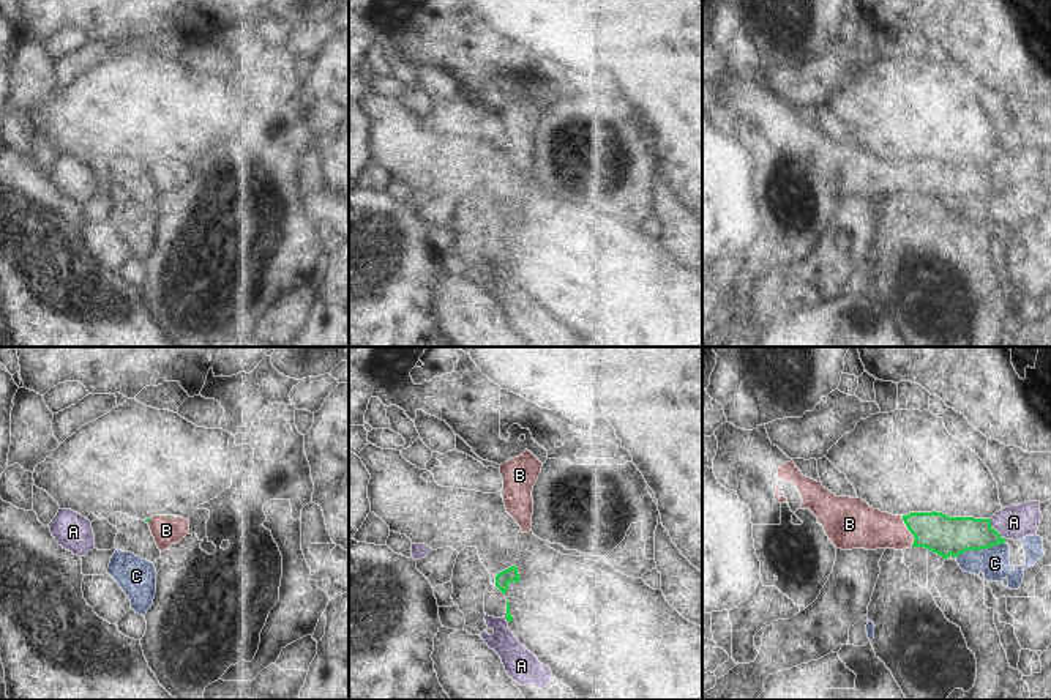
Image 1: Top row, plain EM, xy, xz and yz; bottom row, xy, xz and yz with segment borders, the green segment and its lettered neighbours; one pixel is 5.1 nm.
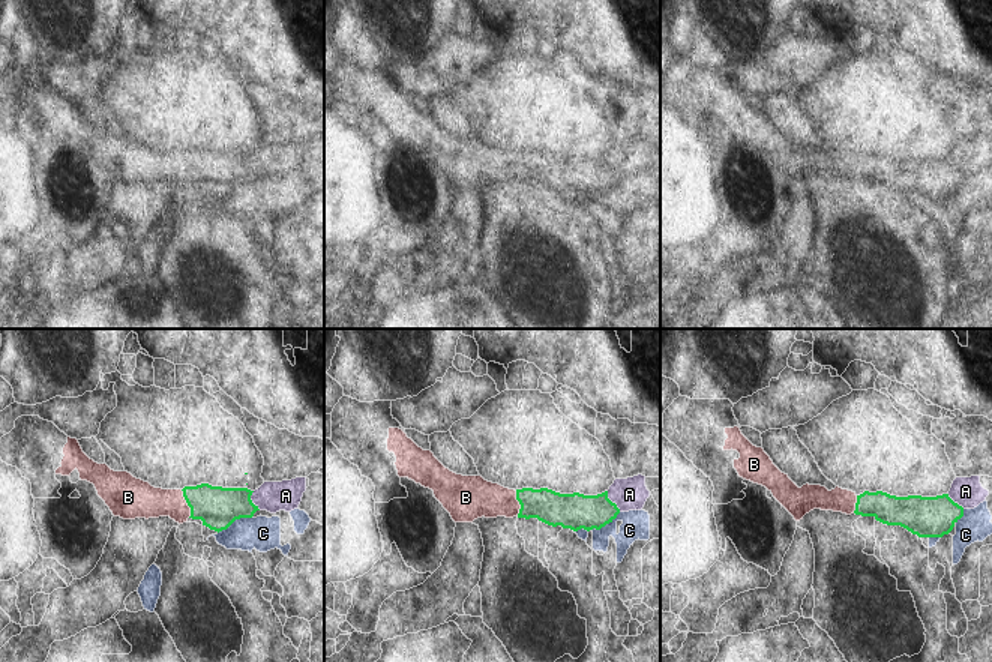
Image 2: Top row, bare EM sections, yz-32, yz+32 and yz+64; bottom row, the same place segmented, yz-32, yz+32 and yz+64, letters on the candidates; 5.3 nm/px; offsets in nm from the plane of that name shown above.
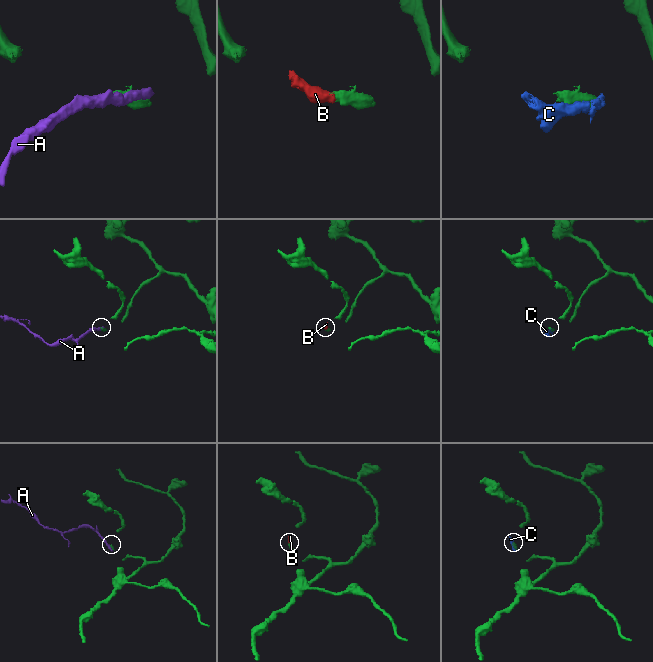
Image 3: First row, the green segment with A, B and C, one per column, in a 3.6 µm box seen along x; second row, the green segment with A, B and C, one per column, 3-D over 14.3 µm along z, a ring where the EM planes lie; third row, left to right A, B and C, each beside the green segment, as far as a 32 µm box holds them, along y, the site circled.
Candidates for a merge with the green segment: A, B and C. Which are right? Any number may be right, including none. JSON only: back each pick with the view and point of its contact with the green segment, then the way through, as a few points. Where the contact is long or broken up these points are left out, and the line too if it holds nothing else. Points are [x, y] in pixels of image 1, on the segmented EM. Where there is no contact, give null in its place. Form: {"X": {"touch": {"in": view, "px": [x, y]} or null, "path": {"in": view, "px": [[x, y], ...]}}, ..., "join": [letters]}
{"B": {"touch": {"in": "yz", "px": [909, 530]}, "path": {"in": "yz", "px": [[936, 532], [909, 530], [860, 527]]}}, "join": ["B"]}

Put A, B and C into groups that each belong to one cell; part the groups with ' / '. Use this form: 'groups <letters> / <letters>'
groups A / B / C

